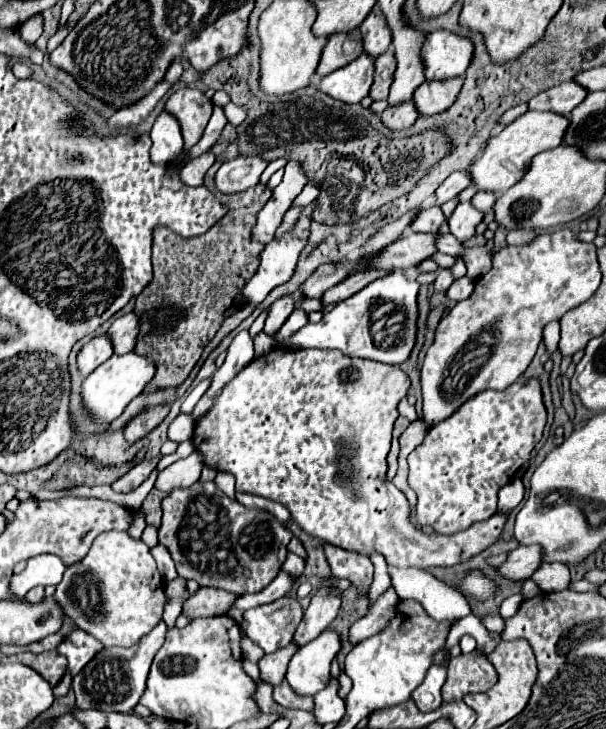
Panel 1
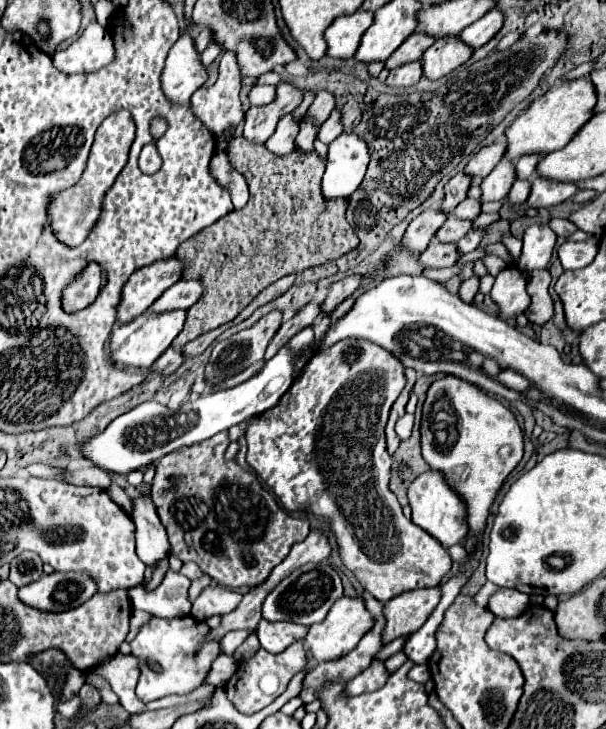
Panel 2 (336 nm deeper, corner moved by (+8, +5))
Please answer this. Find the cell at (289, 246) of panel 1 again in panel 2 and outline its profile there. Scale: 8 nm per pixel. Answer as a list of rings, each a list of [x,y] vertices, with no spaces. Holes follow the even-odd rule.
[[[343,131],[333,143],[329,143],[327,171],[323,175],[323,197],[349,197],[363,181],[369,165],[369,147],[365,147],[361,135]]]

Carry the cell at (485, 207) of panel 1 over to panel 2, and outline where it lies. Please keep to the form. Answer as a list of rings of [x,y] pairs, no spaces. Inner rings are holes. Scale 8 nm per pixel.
[[[521,155],[521,159],[515,161],[515,167],[517,167],[517,177],[519,179],[529,179],[535,169],[537,169],[537,163],[541,161],[543,155]]]

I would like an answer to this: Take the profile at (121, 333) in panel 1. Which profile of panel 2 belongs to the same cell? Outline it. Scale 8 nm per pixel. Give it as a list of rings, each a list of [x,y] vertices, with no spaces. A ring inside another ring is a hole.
[[[181,279],[173,287],[169,287],[147,311],[155,313],[165,313],[173,309],[189,309],[193,303],[201,299],[205,293],[205,285],[199,283],[199,279]]]

